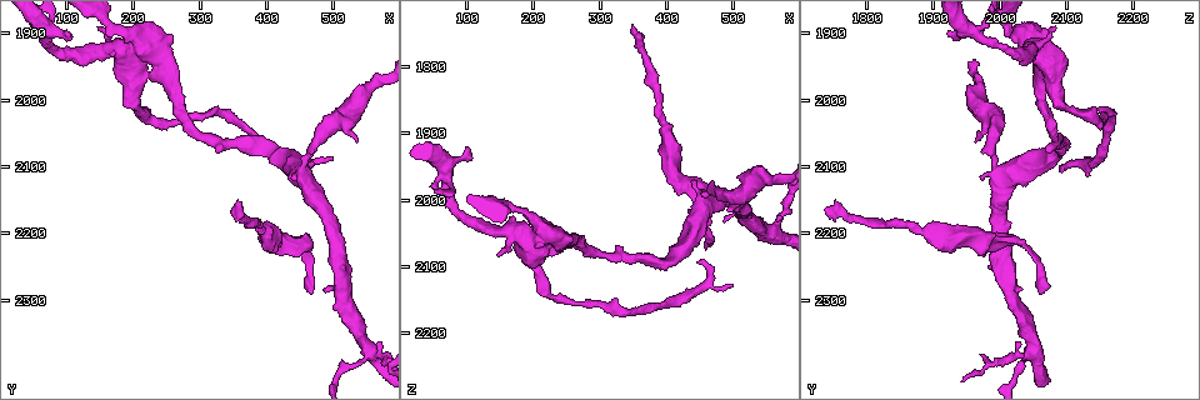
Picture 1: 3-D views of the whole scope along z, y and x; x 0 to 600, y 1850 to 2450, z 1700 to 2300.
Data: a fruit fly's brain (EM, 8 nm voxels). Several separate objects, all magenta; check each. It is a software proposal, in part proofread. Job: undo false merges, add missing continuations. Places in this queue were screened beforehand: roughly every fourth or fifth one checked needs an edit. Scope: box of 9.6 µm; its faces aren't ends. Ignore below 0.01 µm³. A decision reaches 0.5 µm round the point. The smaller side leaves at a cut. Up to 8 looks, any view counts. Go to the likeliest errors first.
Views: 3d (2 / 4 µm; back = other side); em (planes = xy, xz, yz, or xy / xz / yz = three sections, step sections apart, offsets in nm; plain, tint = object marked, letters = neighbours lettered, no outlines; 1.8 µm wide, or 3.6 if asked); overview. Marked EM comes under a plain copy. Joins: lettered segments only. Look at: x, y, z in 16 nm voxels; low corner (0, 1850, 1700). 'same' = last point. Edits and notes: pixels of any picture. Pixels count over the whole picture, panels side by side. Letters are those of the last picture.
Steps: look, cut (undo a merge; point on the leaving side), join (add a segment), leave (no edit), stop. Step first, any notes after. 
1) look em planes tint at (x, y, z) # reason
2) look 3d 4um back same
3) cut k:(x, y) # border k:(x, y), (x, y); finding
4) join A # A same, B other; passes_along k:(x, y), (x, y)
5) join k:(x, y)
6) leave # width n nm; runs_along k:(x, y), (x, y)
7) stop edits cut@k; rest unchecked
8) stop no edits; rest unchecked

look em xz step 16 tint at (470, 2290, 2060) # thin end

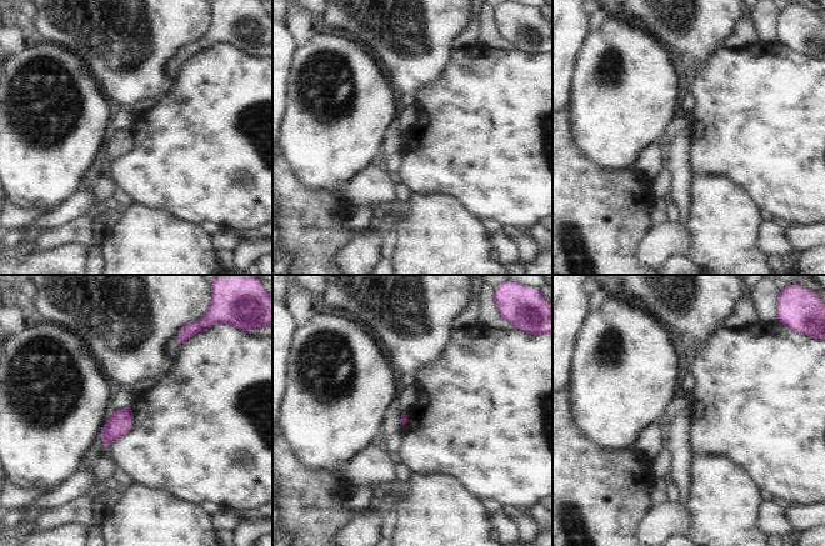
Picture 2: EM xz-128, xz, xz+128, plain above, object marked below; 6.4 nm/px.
look em planes letters same

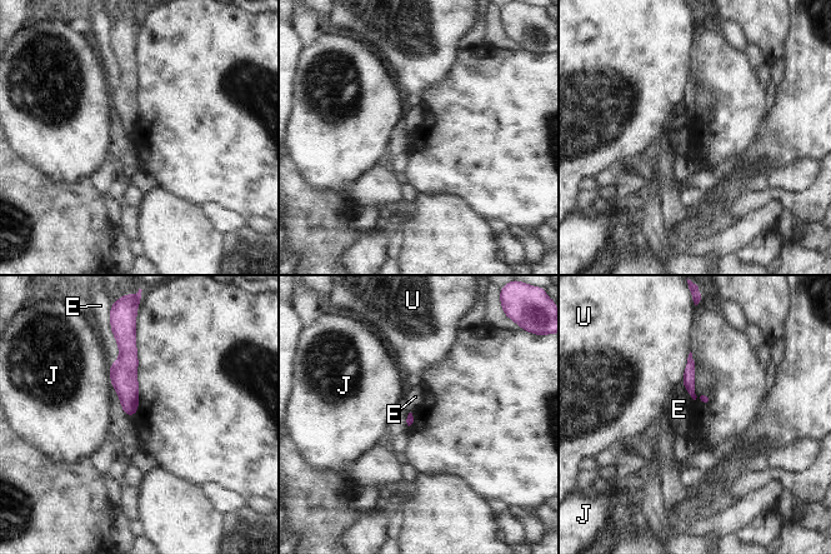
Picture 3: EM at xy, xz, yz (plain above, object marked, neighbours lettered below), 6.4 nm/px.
leave # E other, J other, U other; border 3:(111, 333), (119, 357), (110, 364); none of them fits

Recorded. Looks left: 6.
look em 3.6um planes letters at (435, 2115, 1975) # branch stops here

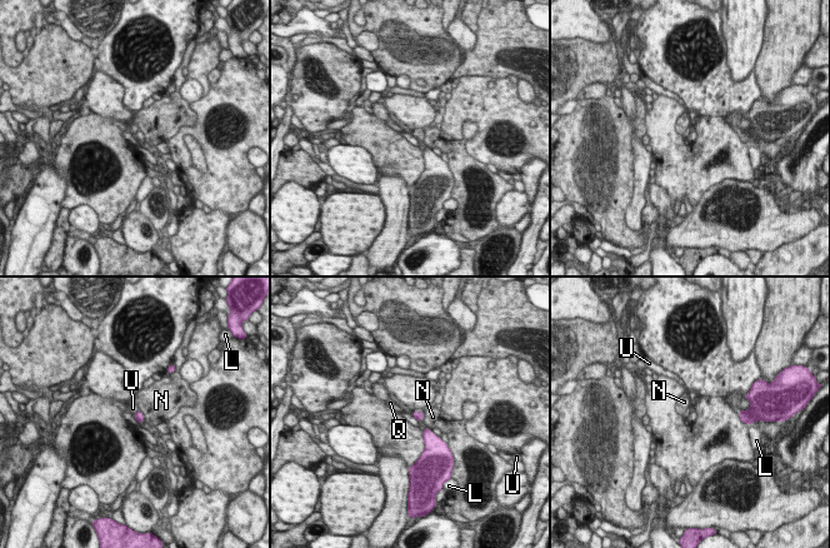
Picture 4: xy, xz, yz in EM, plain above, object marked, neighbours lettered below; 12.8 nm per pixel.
leave # L other, N other, Q other, U other; no lettered segment goes on from it

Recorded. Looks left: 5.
look em 3.6um planes letters at (215, 1925, 2055)

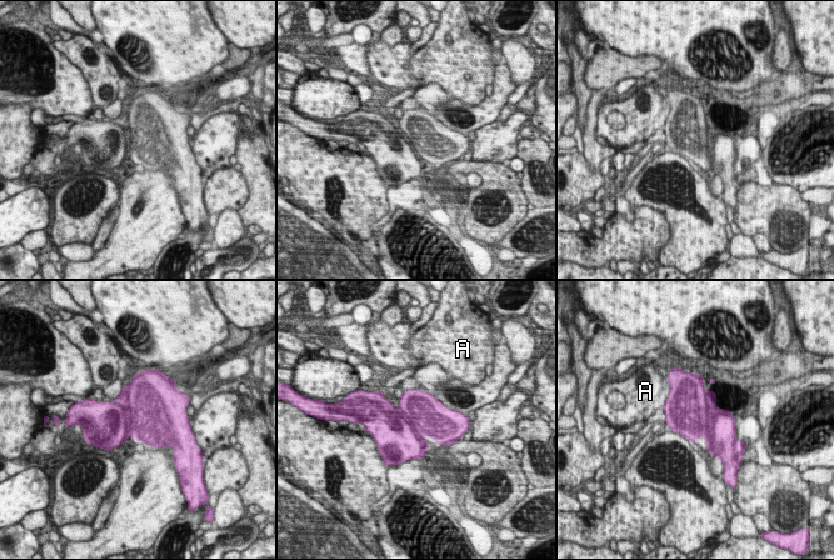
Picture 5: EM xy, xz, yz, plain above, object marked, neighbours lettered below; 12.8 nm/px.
cut 5:(106, 424) # A other; border 5:(114, 404), (123, 410), (129, 436); a second neuron is stuck on

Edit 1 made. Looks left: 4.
stop edits cut@5; rest unchecked

